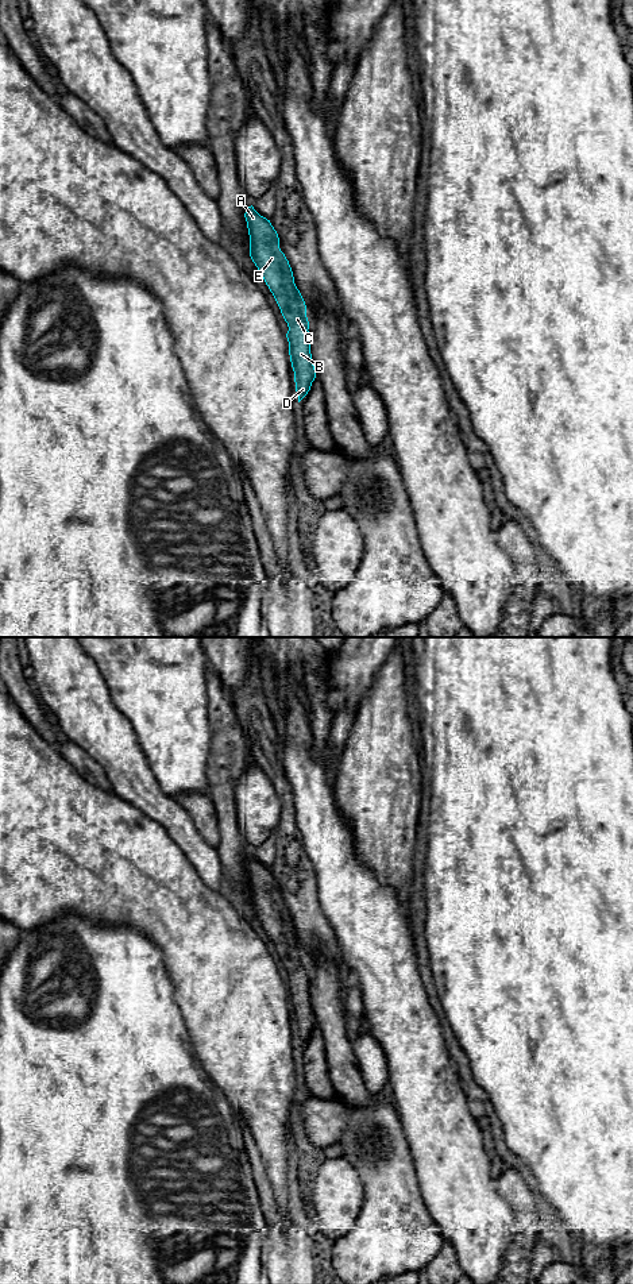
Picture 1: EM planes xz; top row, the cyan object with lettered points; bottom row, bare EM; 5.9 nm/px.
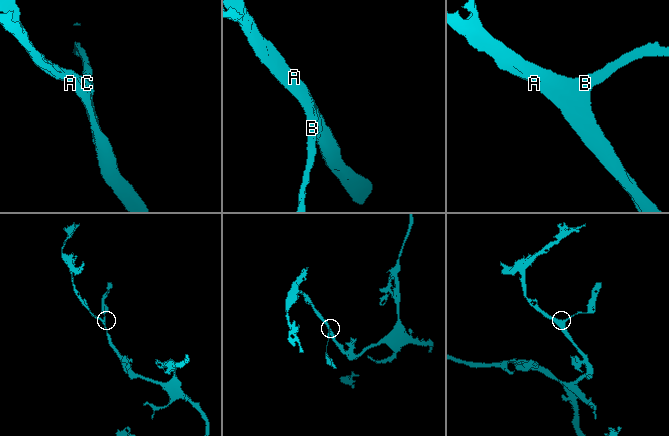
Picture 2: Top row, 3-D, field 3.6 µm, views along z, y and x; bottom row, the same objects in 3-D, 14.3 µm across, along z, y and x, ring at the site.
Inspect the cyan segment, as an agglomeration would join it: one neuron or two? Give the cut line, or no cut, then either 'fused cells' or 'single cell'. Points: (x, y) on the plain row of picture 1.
no cut; single cell

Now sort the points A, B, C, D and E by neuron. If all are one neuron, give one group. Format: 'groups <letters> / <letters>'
groups A B C D E

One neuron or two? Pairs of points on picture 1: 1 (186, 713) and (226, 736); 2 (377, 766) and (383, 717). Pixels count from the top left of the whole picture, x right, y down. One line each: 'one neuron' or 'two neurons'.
1: two neurons
2: one neuron

